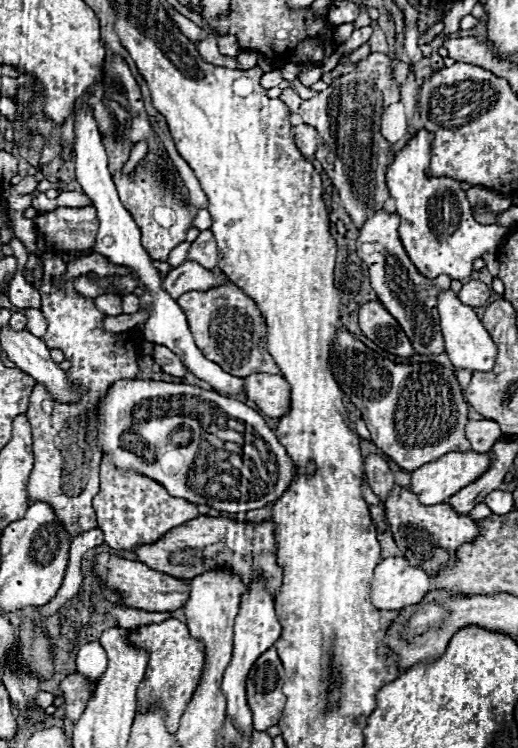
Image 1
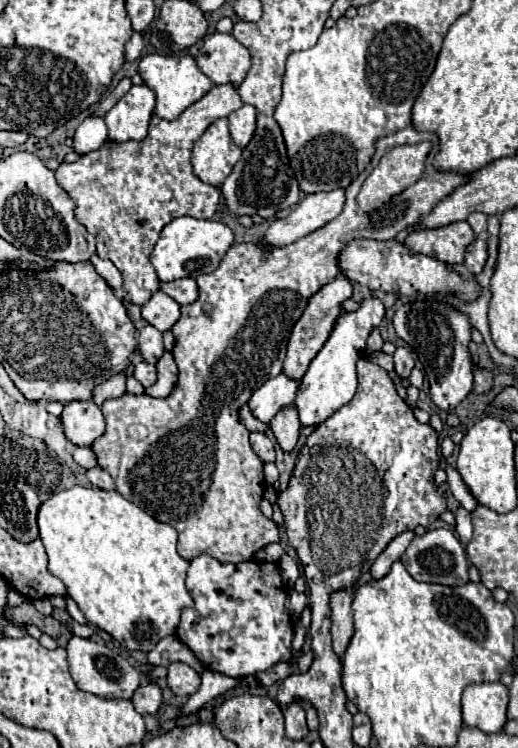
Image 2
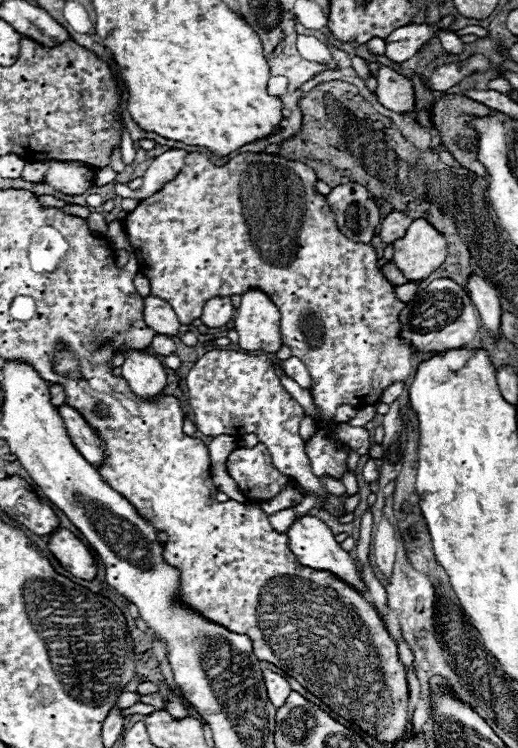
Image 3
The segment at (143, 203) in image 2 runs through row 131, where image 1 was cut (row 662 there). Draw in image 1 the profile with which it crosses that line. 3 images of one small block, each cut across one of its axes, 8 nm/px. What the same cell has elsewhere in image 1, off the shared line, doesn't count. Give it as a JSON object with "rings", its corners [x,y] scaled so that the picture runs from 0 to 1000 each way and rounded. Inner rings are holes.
{"rings":[[[324,826],[309,834],[286,834],[251,845],[251,856],[290,872],[290,885],[278,901],[278,909],[266,920],[266,949],[286,949],[293,941],[309,941],[320,949],[320,973],[340,979],[347,960],[367,941],[394,896],[394,861],[382,853],[371,853],[359,834],[340,826]]]}

